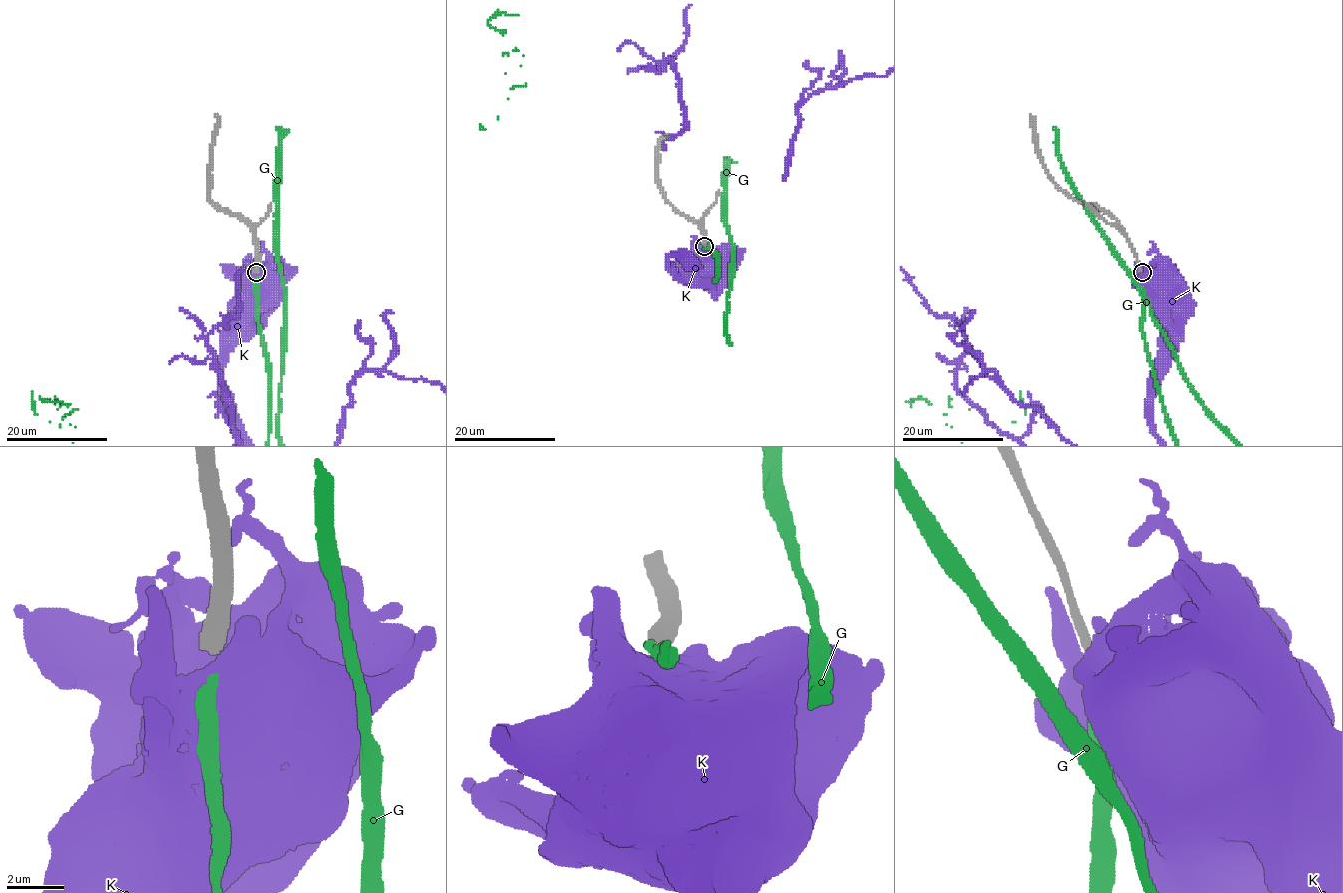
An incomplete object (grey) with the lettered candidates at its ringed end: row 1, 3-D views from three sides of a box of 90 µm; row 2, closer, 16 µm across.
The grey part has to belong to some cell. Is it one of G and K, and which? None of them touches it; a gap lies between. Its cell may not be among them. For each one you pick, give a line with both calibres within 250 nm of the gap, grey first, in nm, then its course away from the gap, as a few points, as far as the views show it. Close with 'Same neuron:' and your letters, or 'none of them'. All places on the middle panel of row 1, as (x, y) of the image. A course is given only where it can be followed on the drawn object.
G: Thickness 360 nm (grey) against 320 nm
Same neuron: G

